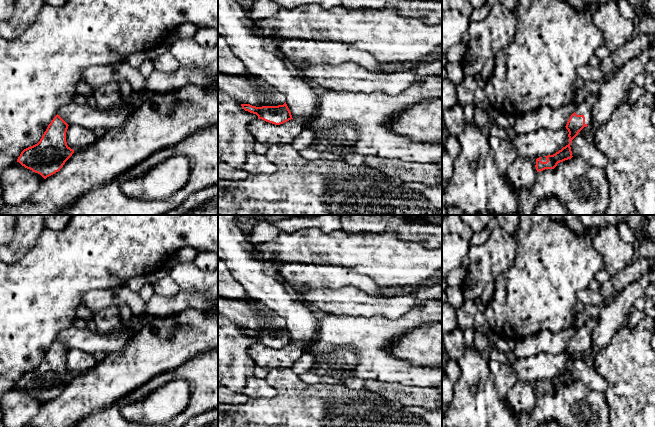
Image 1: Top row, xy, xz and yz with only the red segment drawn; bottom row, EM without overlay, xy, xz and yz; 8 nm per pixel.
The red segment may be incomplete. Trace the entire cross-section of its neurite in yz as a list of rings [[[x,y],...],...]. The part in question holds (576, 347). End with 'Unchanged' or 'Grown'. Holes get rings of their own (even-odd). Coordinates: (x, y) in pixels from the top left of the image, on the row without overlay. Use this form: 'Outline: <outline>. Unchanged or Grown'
Outline: [[[591,318],[579,329],[576,329],[574,337],[570,340],[566,353],[569,358],[569,368],[553,379],[539,381],[534,385],[537,396],[545,393],[554,393],[558,387],[571,383],[571,366],[578,359],[578,357],[590,348],[591,335],[598,324],[597,318]]]. Grown

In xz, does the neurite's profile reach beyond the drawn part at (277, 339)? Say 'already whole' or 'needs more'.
needs more

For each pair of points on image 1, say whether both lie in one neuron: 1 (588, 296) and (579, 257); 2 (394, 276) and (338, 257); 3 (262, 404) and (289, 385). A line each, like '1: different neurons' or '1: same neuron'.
1: different neurons
2: same neuron
3: same neuron

